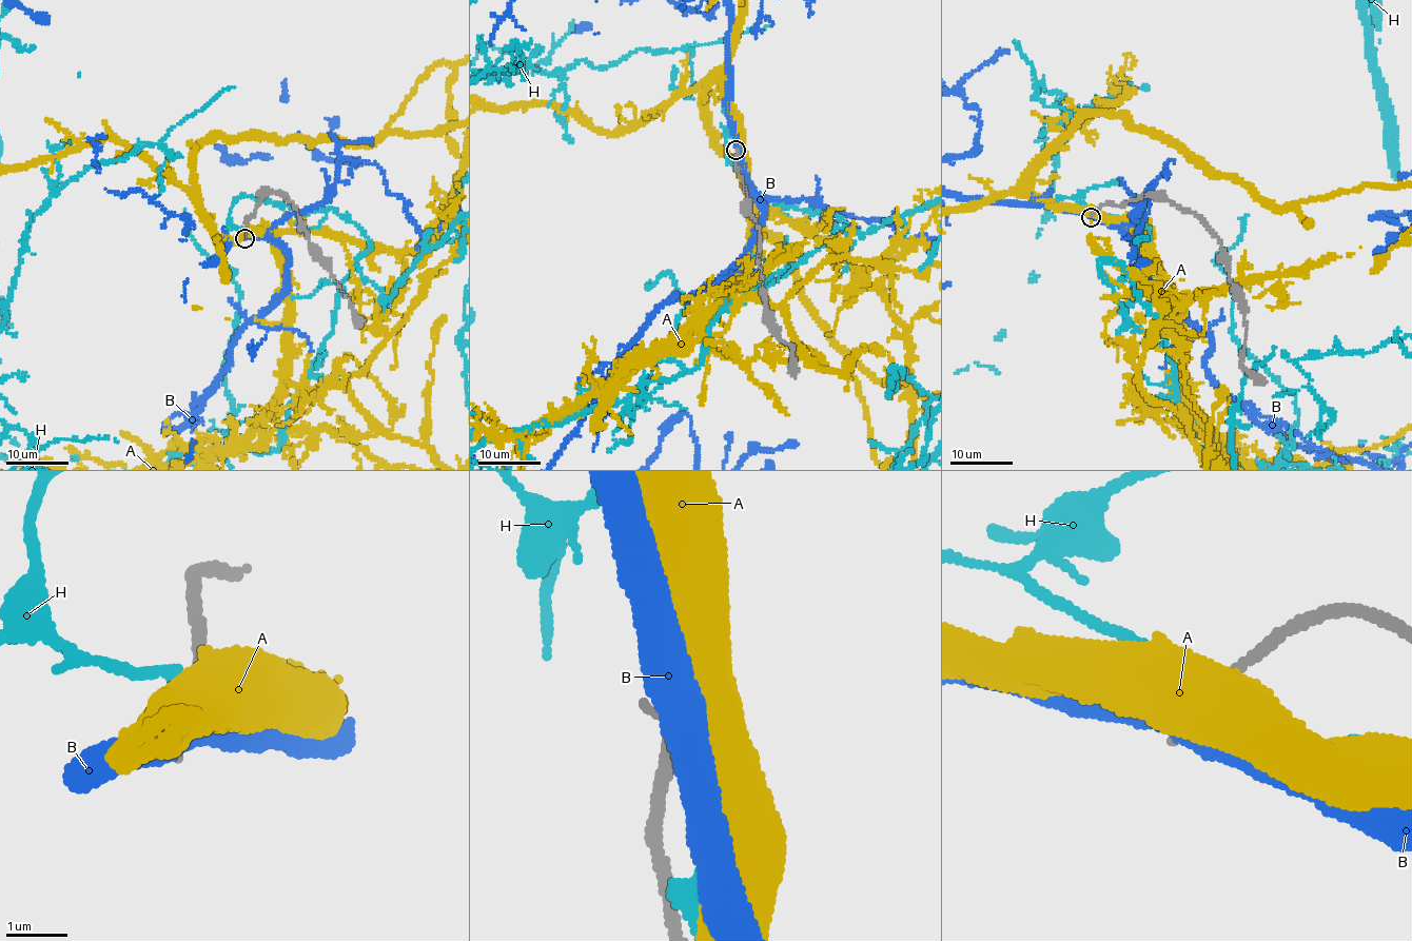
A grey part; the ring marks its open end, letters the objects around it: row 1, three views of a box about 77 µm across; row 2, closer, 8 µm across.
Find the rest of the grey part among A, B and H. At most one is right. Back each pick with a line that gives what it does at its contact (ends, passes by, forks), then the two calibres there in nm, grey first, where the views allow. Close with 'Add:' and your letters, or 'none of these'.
Add: none of these

